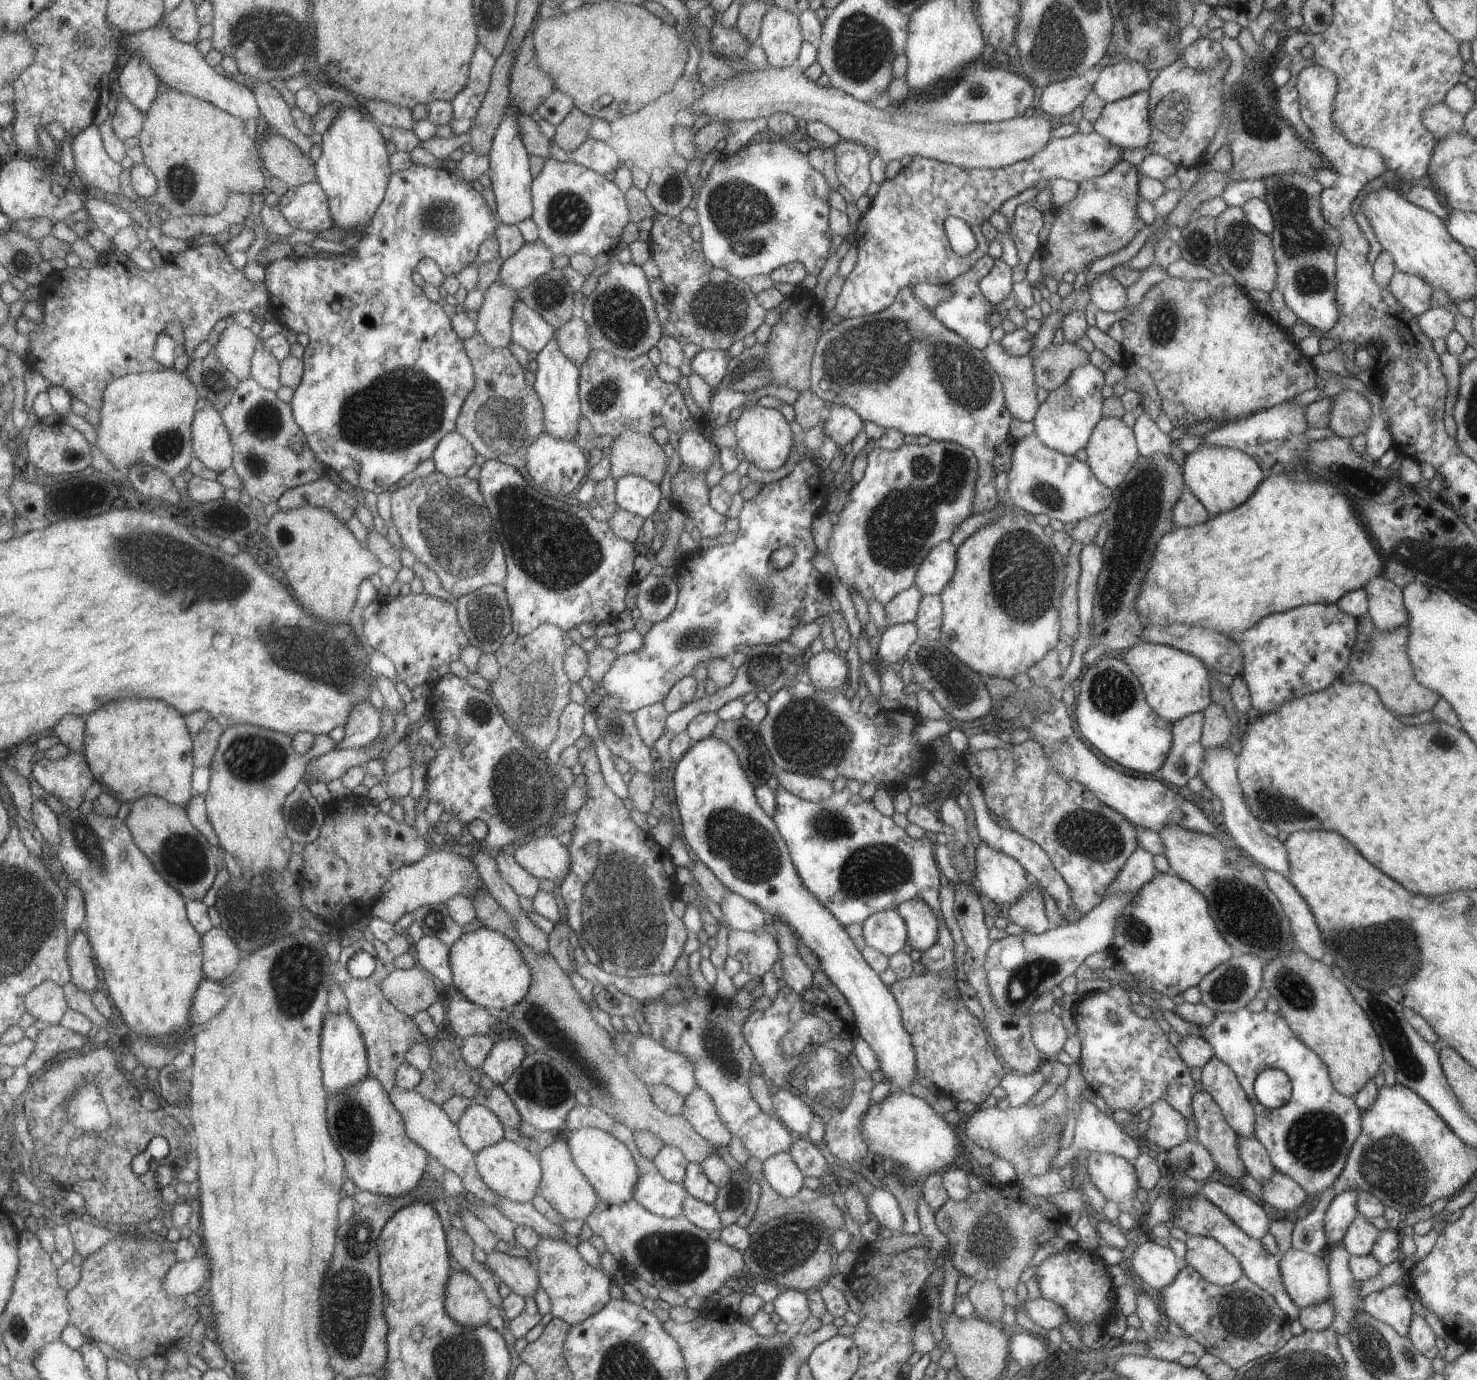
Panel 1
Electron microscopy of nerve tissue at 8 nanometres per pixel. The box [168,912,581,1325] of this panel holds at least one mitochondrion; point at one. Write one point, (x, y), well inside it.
(296, 976)

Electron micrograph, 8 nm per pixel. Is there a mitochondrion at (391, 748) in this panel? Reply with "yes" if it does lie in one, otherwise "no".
no

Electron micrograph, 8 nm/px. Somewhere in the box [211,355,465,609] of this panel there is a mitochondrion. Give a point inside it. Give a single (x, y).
(395, 412)

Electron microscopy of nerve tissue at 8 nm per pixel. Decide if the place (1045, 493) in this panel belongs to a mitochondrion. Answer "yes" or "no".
yes

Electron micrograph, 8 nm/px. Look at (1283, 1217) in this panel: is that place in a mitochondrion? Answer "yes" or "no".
no

